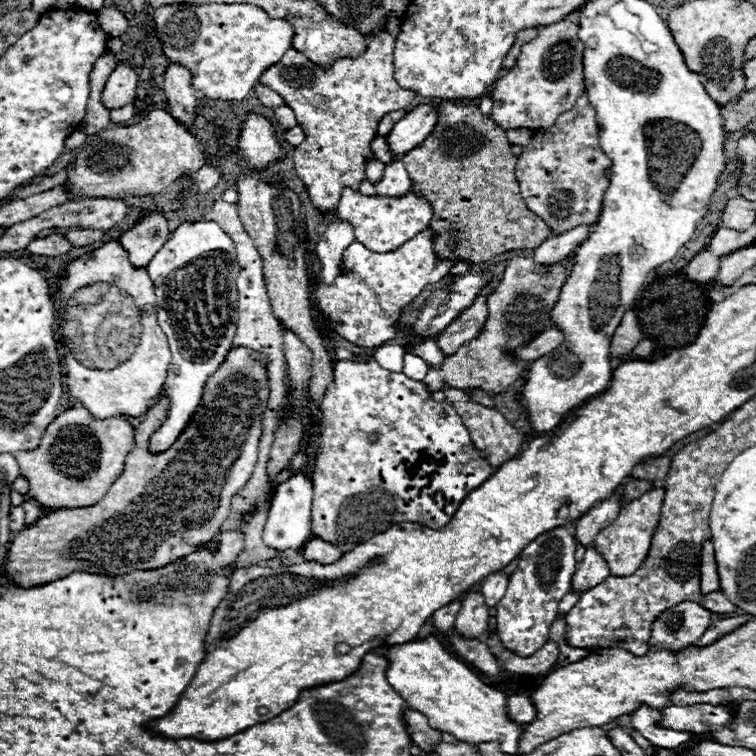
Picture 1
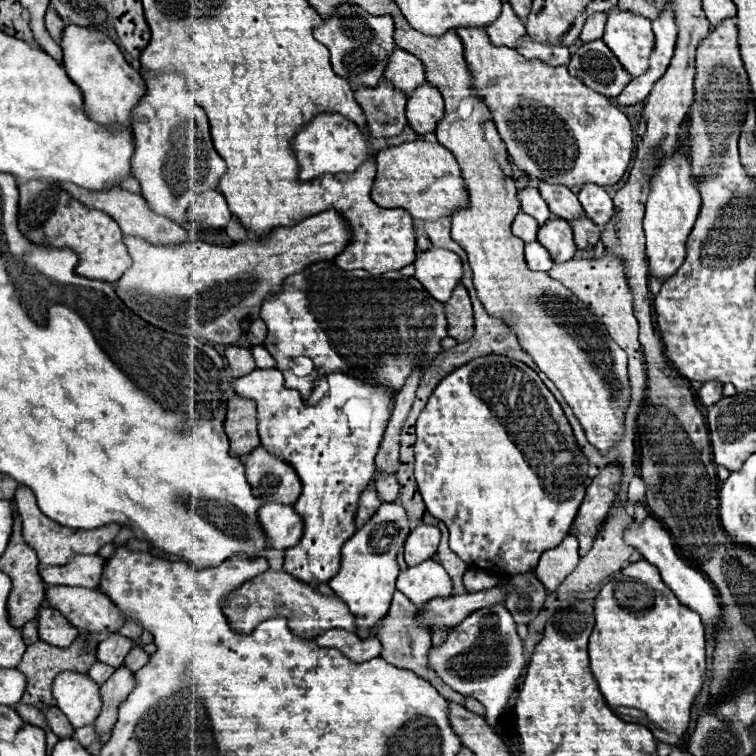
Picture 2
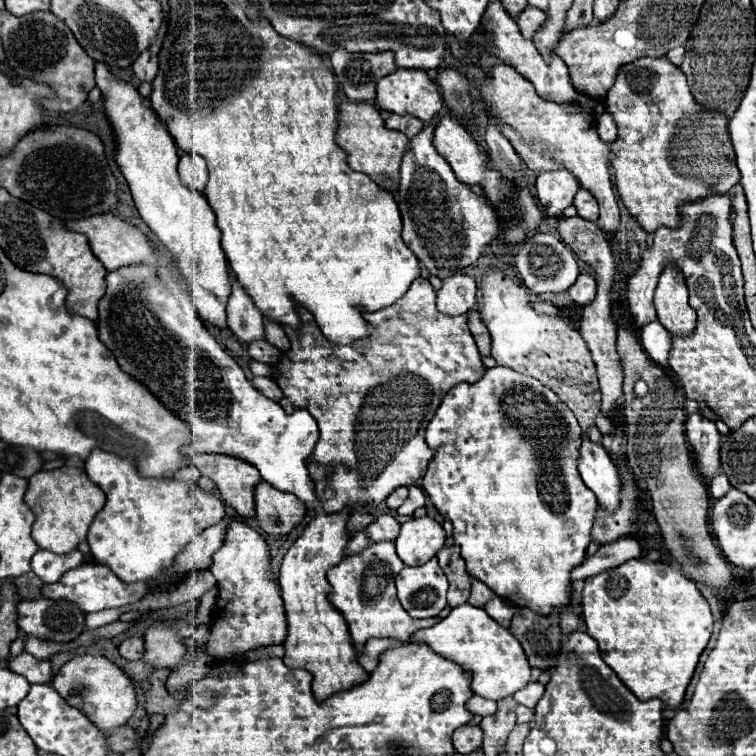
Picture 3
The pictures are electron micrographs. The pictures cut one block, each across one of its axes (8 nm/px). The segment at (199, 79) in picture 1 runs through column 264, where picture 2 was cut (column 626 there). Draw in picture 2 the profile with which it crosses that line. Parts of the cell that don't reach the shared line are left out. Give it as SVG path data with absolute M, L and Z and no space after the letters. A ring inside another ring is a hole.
M614 8L608 12L602 40L620 60L624 70L632 74L632 78L646 72L650 52L654 48L654 34L648 18Z

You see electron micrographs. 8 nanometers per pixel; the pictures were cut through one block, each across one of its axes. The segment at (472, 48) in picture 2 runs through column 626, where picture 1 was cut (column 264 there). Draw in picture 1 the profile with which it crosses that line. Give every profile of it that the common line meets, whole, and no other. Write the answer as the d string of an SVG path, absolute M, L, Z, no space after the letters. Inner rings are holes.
M248 114L240 134L238 150L244 156L244 160L256 170L266 168L266 164L282 158L284 154L272 134L270 120L256 114Z

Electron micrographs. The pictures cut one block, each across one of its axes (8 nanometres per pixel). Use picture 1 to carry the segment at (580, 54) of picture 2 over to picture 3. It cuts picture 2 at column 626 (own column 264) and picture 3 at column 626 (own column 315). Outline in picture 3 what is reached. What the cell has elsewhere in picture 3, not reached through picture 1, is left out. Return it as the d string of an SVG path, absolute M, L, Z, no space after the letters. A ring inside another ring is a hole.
M646 56L624 64L614 86L606 94L606 110L616 118L618 124L618 140L610 144L612 154L616 154L612 160L616 186L622 202L646 232L654 232L660 226L678 228L678 210L684 202L700 200L712 192L724 194L740 180L734 148L726 130L728 120L712 112L706 116L708 110L694 102L686 84L686 76L668 60Z

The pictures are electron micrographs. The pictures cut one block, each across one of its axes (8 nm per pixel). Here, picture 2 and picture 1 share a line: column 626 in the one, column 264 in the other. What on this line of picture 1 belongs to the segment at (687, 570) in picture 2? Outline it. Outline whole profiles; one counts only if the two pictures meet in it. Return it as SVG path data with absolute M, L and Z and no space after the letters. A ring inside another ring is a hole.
M298 474L294 478L288 478L280 488L276 488L274 498L270 502L268 520L264 526L264 544L274 550L300 550L312 536L312 482Z

